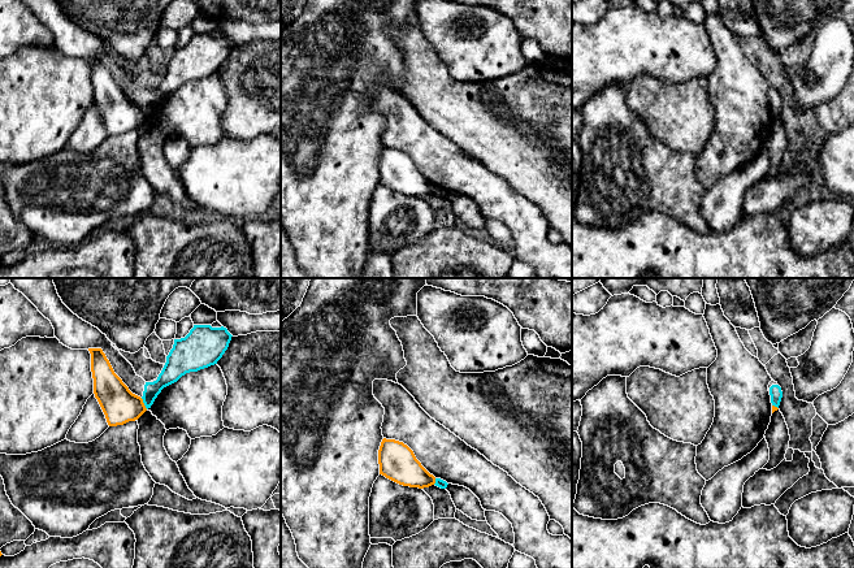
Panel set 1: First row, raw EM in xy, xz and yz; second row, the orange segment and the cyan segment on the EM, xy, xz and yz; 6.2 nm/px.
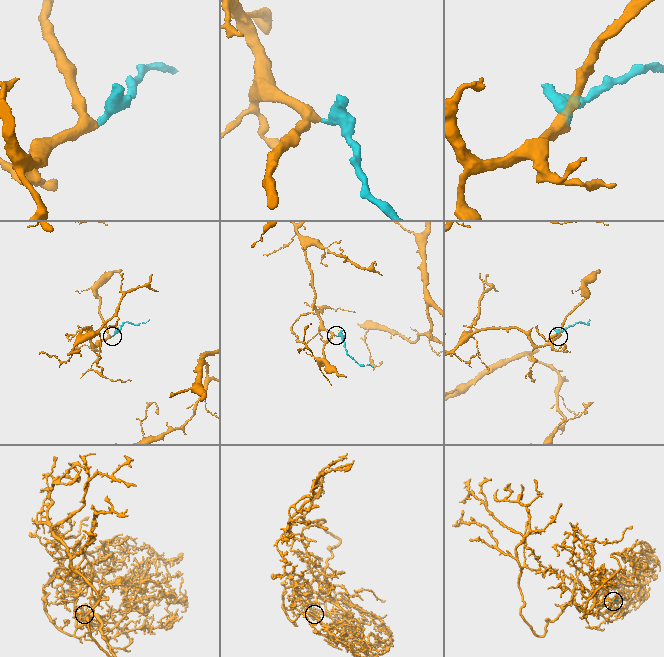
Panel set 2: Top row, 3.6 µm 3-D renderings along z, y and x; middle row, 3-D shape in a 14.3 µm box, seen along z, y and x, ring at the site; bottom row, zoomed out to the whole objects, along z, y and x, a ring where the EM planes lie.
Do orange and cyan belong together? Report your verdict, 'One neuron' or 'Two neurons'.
Two neurons

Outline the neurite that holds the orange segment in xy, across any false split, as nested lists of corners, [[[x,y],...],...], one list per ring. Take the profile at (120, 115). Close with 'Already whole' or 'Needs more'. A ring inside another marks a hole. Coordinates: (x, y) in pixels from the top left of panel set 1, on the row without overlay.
[[[88,57],[94,103],[109,135],[123,134],[138,129],[146,120],[143,108],[133,103],[114,82],[101,57]]]. Already whole

